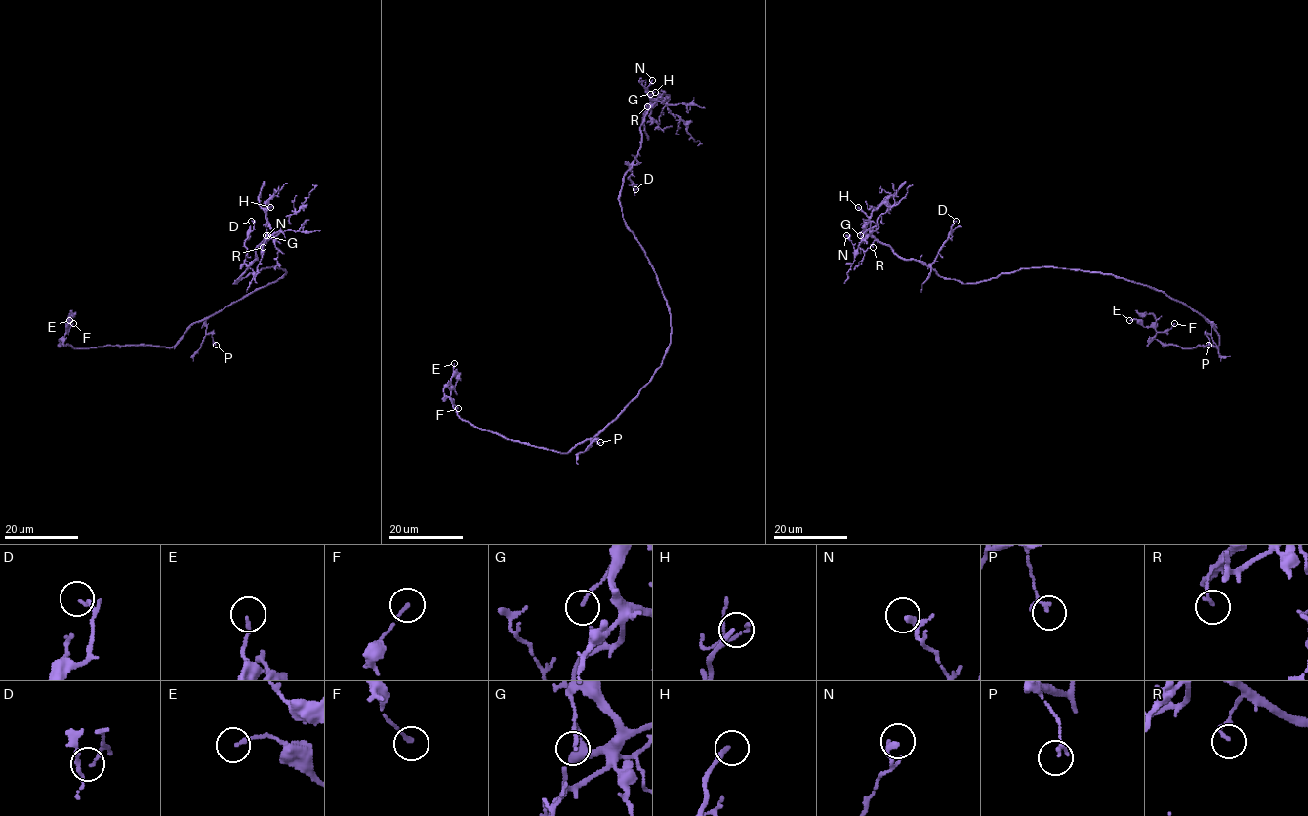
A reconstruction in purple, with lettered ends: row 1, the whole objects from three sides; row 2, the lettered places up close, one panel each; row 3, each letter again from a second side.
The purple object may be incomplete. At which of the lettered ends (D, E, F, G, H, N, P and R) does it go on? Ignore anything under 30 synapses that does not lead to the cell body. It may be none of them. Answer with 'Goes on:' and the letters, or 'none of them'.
Goes on: H

